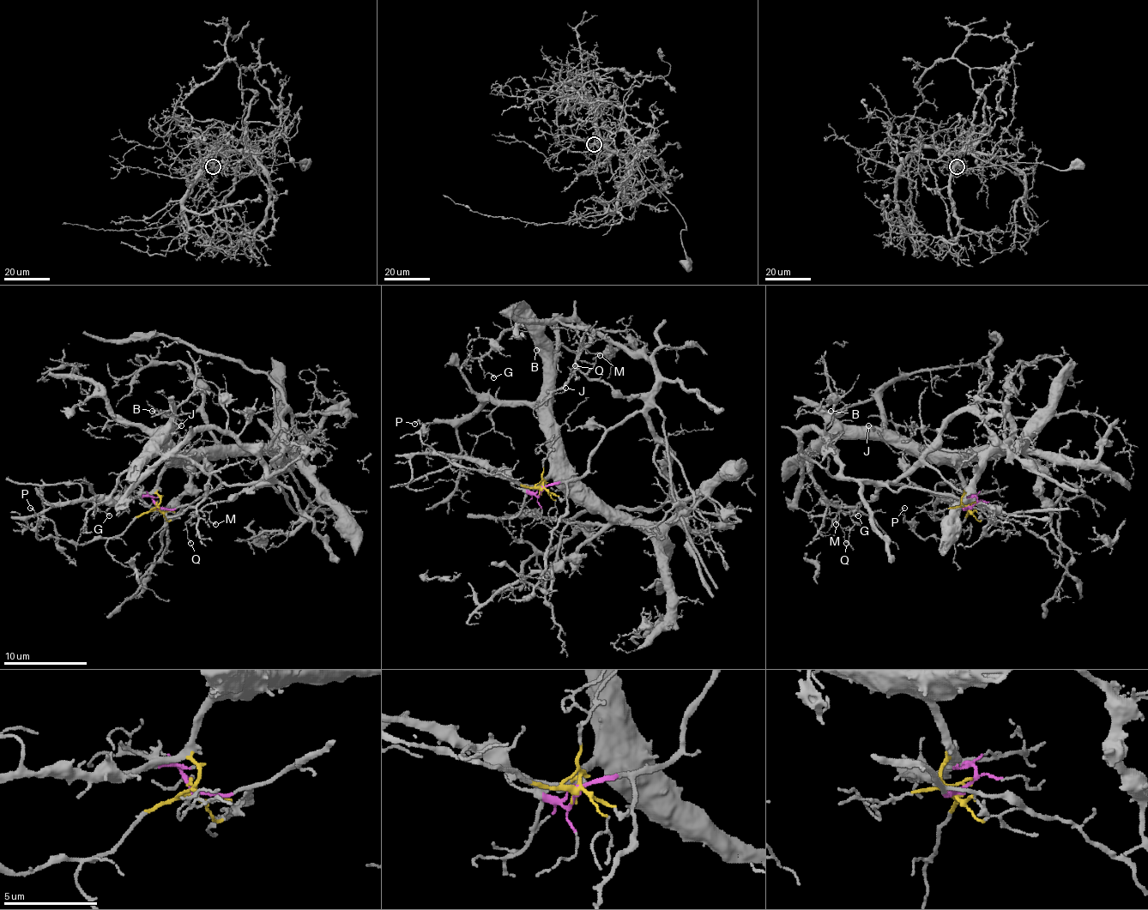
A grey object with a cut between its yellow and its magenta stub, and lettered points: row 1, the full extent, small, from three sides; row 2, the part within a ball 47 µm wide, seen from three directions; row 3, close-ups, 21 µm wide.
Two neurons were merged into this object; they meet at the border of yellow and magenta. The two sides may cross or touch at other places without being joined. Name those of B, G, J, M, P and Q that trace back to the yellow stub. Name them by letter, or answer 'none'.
B, G, J, P

